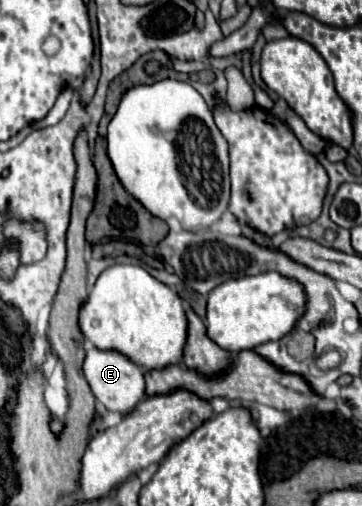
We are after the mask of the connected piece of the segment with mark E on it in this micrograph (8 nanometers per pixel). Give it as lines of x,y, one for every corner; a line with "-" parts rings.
88,348
86,358
82,364
82,372
86,382
90,384
92,394
106,406
110,412
118,414
128,414
142,398
144,398
144,370
138,368
132,360
126,356
112,352
112,350
98,350
98,348

